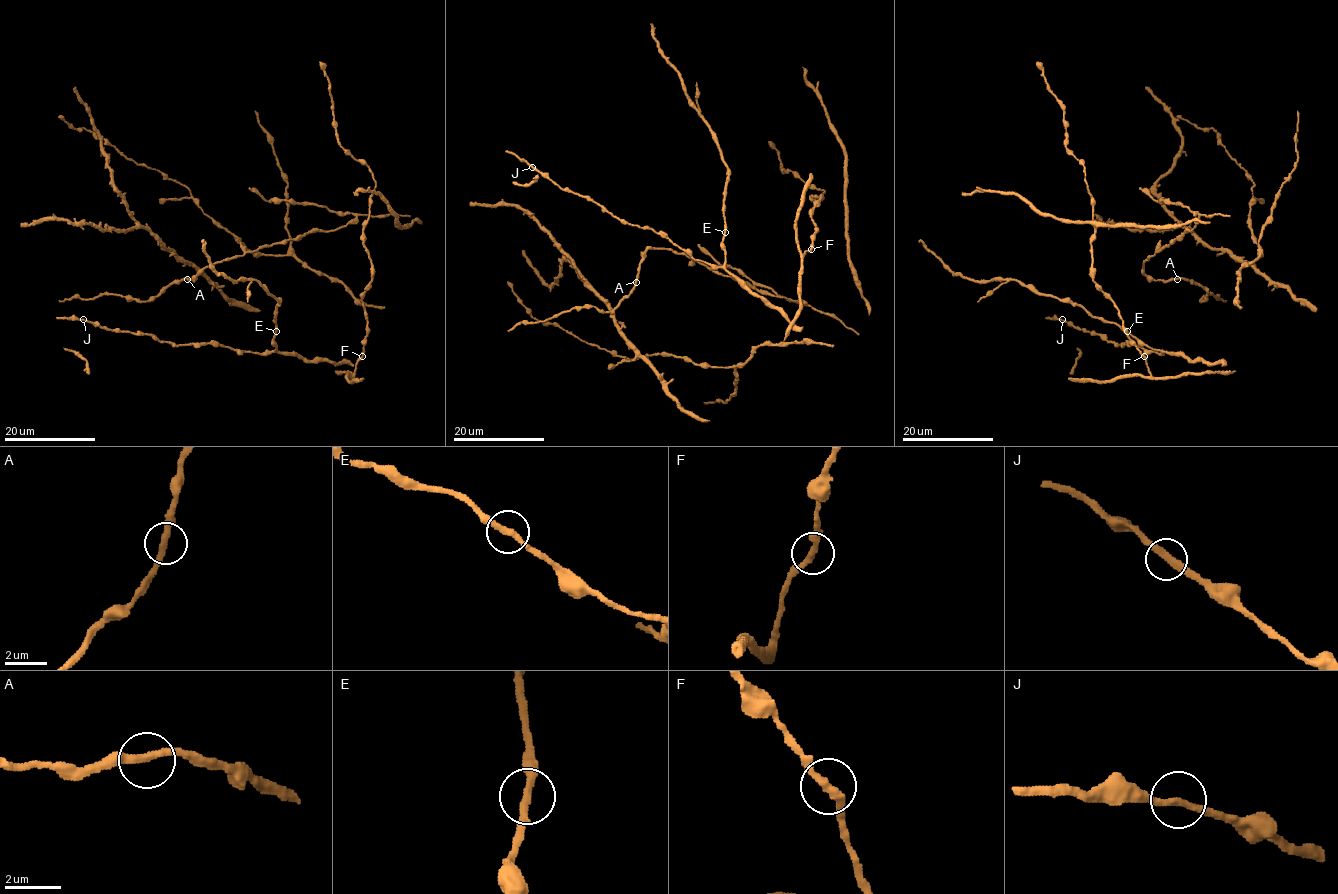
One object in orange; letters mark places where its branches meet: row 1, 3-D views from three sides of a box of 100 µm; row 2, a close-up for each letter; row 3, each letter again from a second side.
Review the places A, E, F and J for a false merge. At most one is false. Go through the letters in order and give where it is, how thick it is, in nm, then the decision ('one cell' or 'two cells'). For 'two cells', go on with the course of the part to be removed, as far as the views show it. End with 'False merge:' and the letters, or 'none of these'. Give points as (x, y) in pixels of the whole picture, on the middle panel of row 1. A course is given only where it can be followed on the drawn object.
A: (636, 282) | 280 nm | one cell
E: (725, 232) | 280 nm | one cell
F: (811, 249) | 280 nm | one cell
J: (532, 167) | 280 nm | one cell
False merge: none of these

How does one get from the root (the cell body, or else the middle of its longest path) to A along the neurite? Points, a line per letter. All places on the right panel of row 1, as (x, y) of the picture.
A: (1182, 233), (1144, 263), (1144, 272), (1156, 280), (1177, 279)

